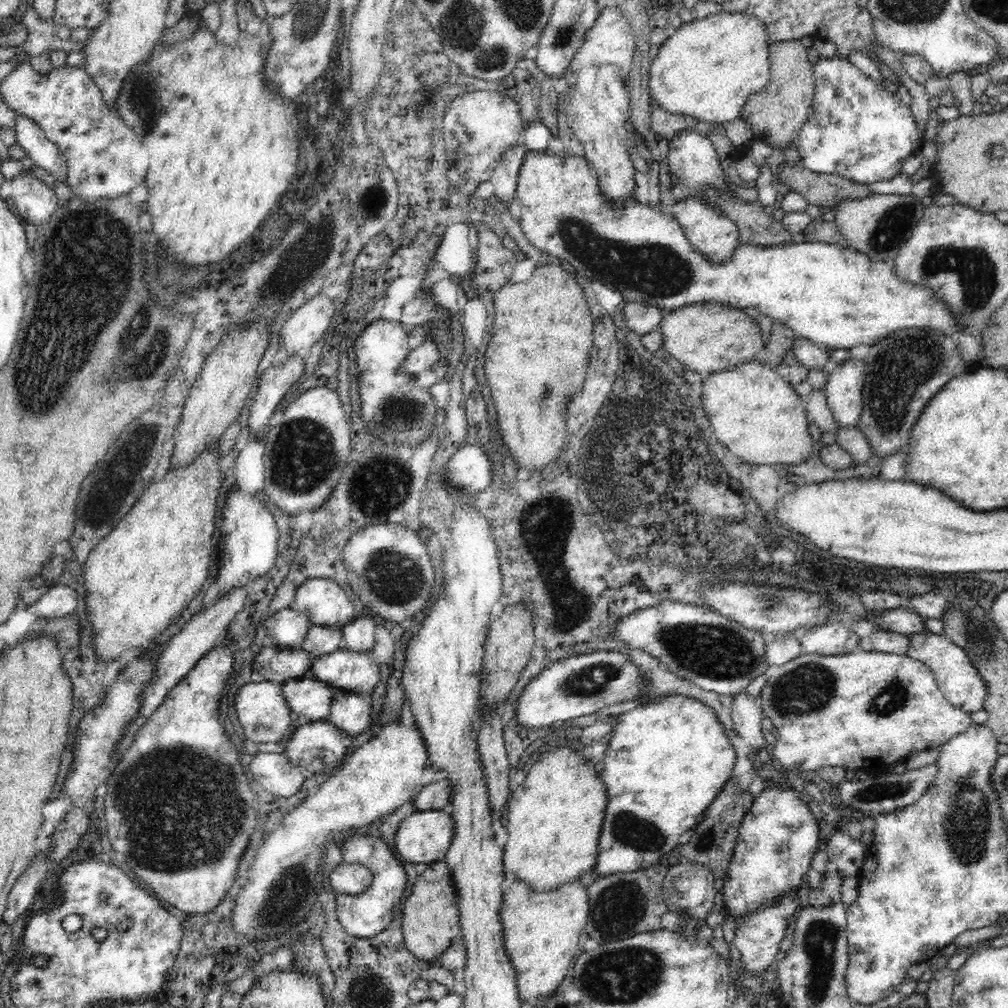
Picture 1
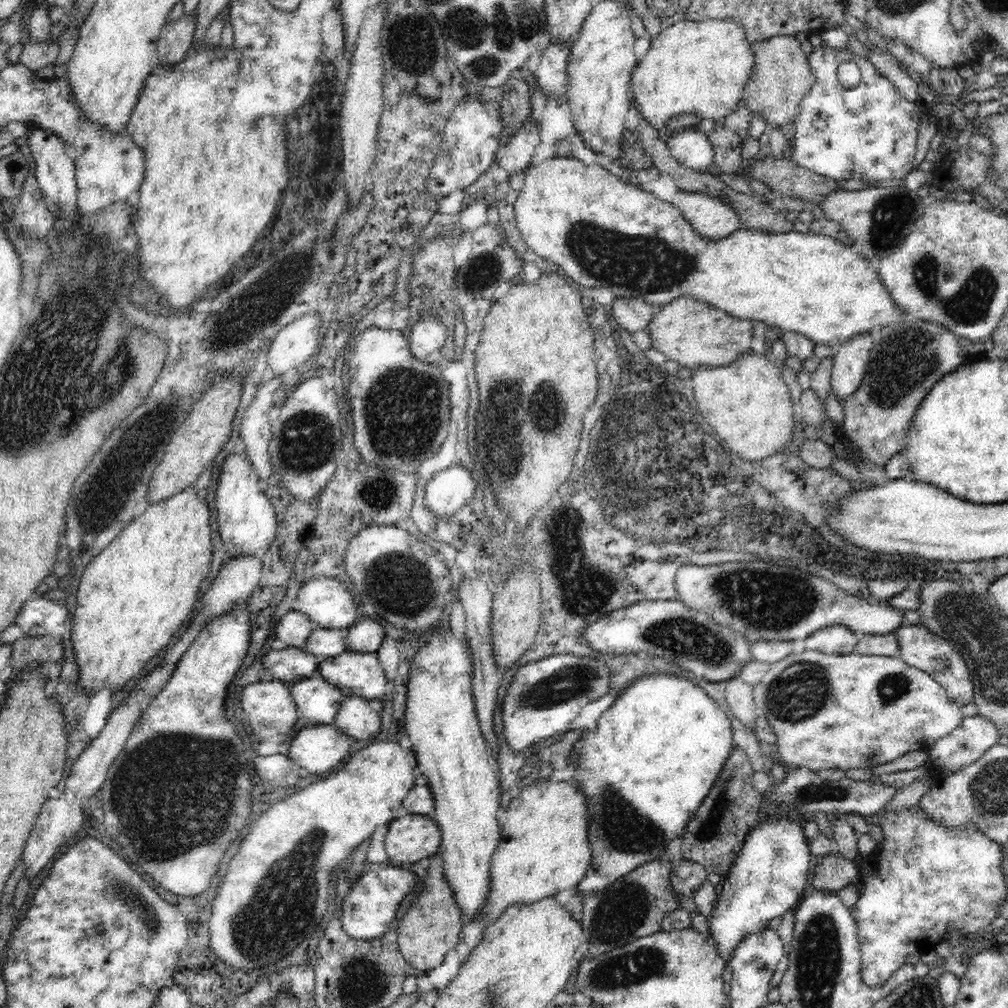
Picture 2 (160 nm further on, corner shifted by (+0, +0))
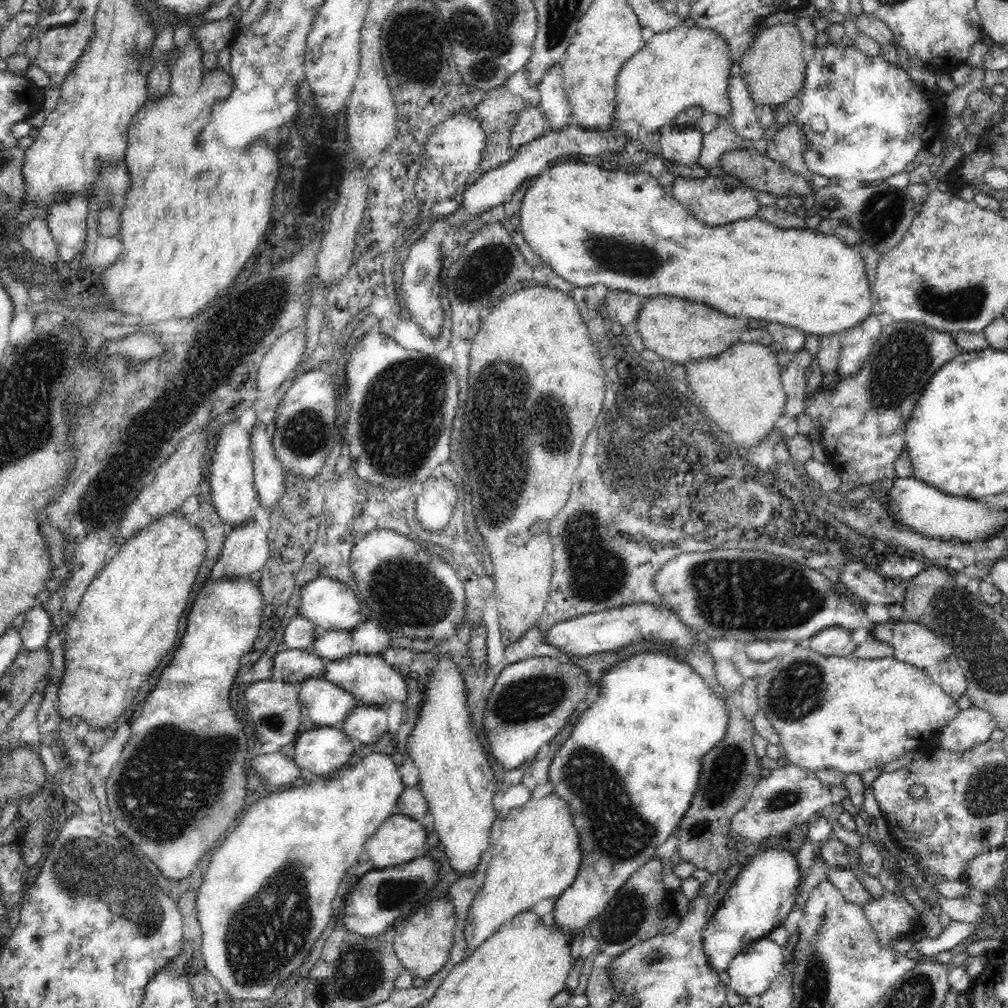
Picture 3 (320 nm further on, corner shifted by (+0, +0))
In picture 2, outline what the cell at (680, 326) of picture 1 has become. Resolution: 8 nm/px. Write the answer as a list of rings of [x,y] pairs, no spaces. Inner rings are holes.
[[[679,296],[671,303],[657,308],[647,327],[652,348],[662,352],[668,360],[675,360],[682,367],[694,369],[699,366],[721,367],[752,351],[752,321],[740,320],[692,297]]]

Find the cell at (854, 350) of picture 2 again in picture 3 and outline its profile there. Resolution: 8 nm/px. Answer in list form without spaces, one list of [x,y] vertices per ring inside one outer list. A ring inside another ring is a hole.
[[[869,314],[860,324],[842,331],[840,335],[841,354],[837,372],[840,378],[854,376],[872,353],[882,332],[878,314]]]

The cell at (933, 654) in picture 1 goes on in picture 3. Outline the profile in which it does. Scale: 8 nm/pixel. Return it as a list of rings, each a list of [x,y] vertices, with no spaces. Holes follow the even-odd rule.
[[[891,619],[886,624],[877,624],[876,628],[872,628],[870,636],[880,643],[890,645],[893,648],[893,657],[896,660],[923,670],[936,684],[941,686],[944,693],[947,693],[956,702],[962,695],[966,694],[967,680],[957,661],[957,656],[954,654],[954,649],[932,630],[918,622]]]

